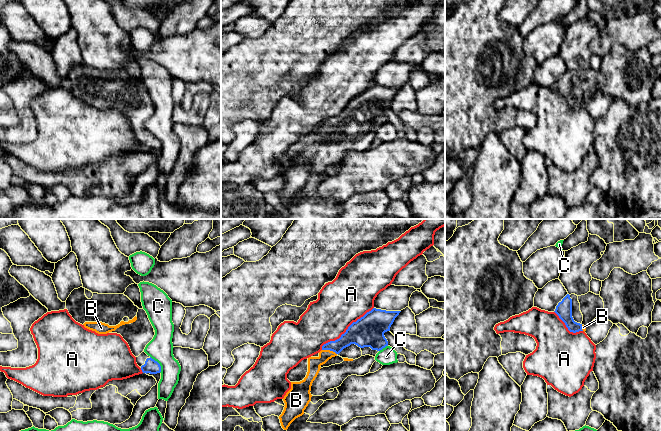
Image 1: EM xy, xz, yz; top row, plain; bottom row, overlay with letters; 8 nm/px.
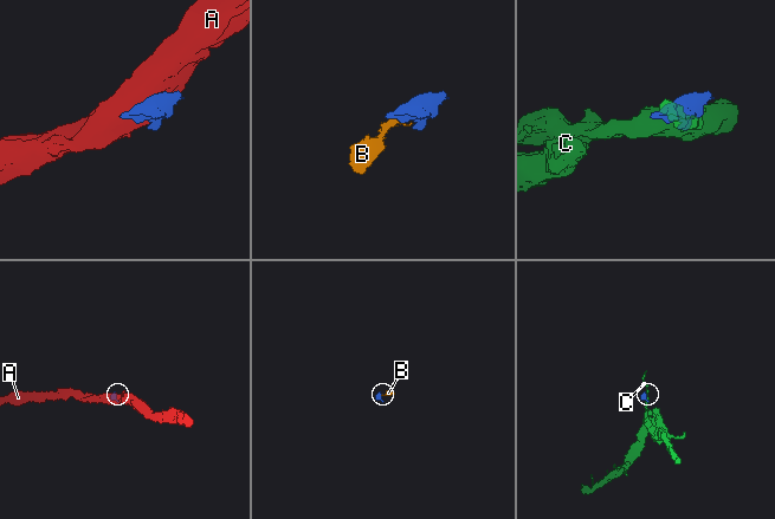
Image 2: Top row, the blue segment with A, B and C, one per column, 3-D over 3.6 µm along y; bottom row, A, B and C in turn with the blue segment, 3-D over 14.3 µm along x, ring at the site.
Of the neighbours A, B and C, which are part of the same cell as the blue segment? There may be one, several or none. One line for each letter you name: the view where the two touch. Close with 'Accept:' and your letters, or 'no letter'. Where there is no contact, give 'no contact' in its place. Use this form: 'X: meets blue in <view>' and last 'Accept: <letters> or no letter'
B: meets blue in xz
Accept: B

